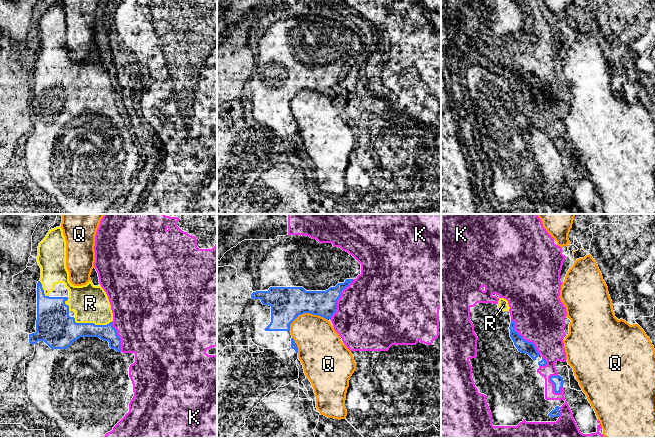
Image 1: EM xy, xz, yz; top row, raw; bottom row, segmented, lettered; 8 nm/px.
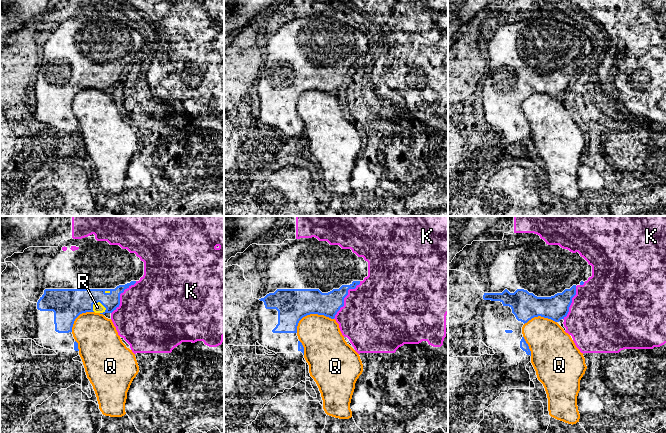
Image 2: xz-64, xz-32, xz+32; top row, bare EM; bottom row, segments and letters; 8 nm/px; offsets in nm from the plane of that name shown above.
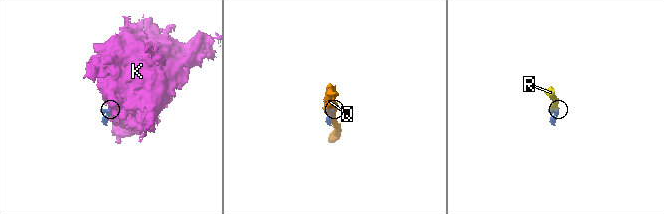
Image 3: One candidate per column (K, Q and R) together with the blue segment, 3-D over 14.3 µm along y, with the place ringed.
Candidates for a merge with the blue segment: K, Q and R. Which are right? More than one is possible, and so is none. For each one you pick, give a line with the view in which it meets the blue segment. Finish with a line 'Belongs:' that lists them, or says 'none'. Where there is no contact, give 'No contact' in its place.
R: Touches blue in xy
Belongs: R

